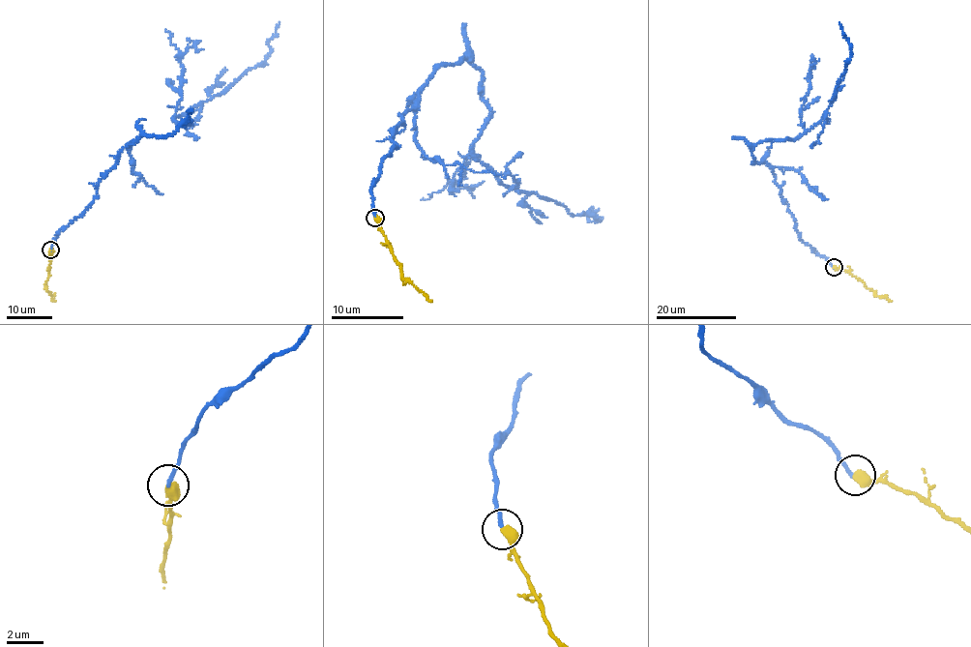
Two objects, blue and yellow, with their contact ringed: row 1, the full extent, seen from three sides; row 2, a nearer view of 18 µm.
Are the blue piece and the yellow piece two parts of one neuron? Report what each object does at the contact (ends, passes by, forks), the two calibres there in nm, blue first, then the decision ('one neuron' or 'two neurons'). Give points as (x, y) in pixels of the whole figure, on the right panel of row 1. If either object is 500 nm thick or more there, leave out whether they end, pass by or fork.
200/550 nm | one neuron

